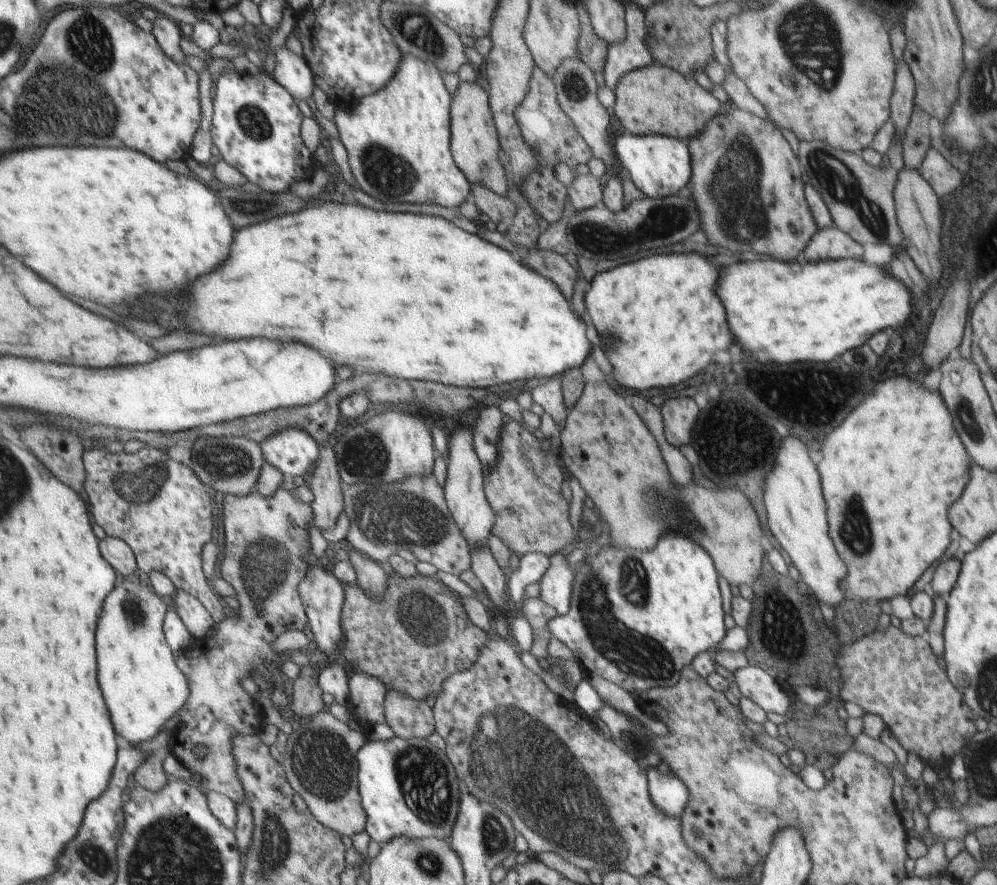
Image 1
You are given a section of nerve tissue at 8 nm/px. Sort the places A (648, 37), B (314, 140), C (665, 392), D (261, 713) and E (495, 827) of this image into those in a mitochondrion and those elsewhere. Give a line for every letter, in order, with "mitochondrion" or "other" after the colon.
A: other
B: other
C: other
D: other
E: mitochondrion

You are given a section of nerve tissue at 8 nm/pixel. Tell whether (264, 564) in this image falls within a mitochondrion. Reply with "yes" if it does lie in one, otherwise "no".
yes

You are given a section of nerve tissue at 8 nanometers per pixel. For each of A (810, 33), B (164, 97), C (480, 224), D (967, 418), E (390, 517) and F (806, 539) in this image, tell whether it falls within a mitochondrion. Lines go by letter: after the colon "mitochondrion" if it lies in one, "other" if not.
A: mitochondrion
B: other
C: other
D: mitochondrion
E: mitochondrion
F: other

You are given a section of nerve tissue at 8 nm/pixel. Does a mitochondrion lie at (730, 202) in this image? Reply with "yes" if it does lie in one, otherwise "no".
yes

